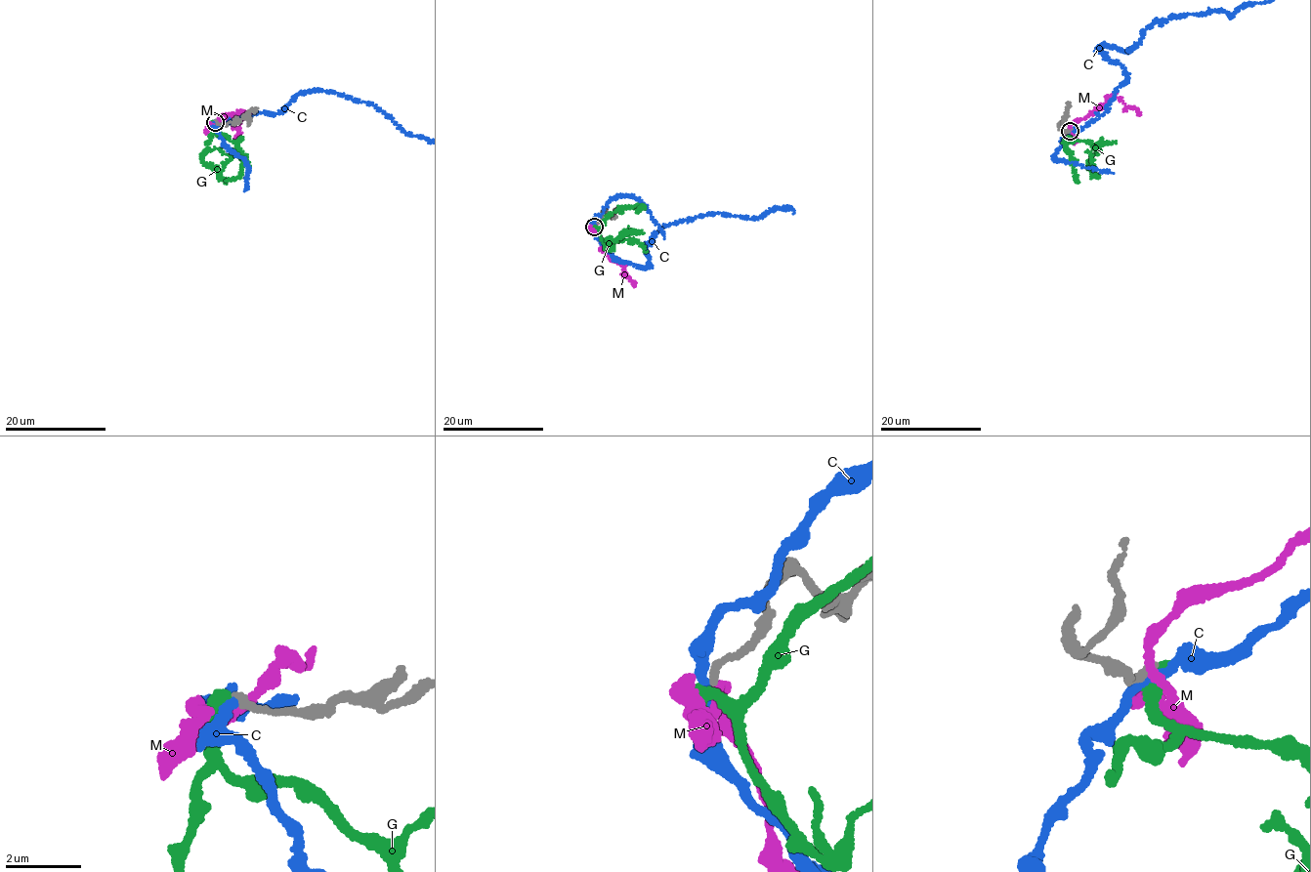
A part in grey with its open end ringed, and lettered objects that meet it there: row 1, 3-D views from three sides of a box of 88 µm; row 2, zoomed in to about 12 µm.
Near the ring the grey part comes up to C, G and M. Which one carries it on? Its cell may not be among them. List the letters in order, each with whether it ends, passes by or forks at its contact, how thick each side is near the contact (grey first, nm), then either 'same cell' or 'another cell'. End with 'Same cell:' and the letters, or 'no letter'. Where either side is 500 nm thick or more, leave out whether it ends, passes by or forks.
C: it passes by; calibres 240 and 240 nm; another cell
G: it ends; calibres 220 and 480 nm; another cell
M: it passes by; calibres 240 and 200 nm; another cell
Same cell: no letter

